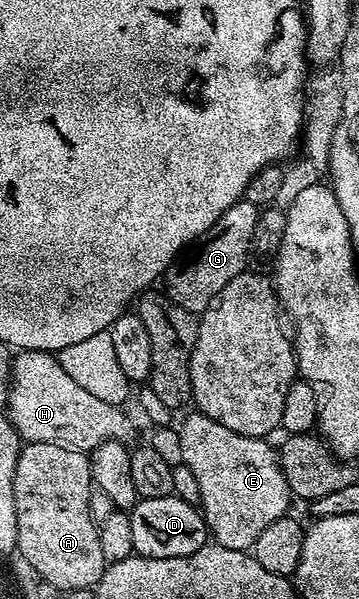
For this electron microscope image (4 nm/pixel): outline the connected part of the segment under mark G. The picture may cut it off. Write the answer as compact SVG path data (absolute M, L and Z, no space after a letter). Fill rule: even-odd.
M242 200L231 204L219 220L202 236L197 239L192 246L188 247L180 256L174 258L169 269L163 275L164 293L169 295L169 299L179 308L183 308L191 315L199 316L247 268L245 261L250 261L251 235L255 232L255 220L259 213L259 206L250 200Z

